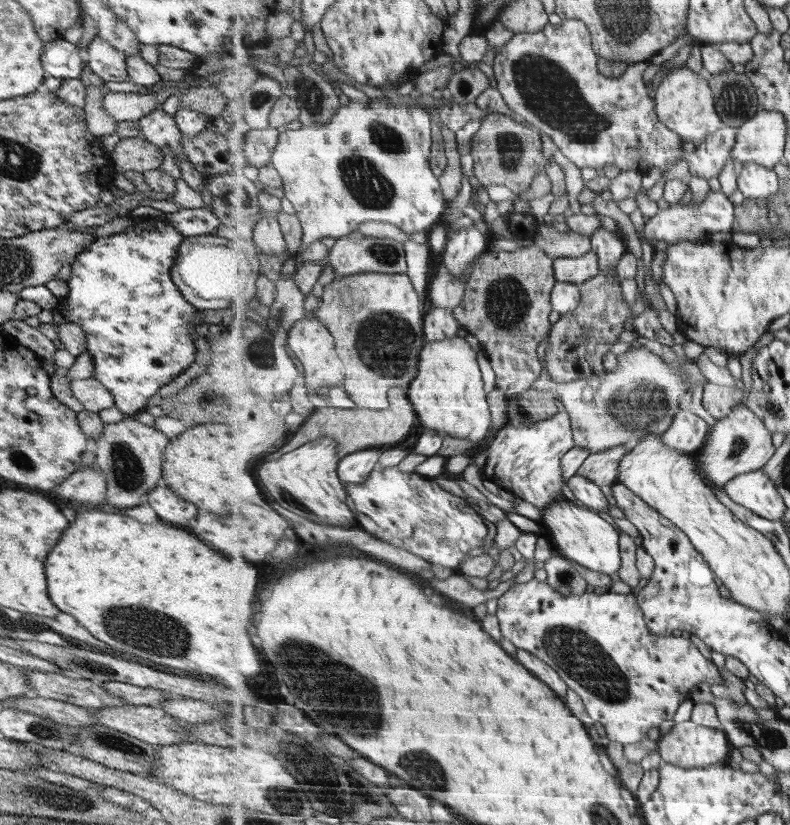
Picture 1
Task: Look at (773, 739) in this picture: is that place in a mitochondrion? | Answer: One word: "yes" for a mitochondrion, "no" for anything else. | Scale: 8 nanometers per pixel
yes

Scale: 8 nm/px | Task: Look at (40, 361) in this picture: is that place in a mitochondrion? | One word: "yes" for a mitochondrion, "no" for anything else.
no

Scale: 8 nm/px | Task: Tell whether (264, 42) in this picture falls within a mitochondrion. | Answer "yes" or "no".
no

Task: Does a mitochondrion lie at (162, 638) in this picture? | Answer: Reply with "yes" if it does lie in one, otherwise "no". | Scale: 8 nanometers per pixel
yes

